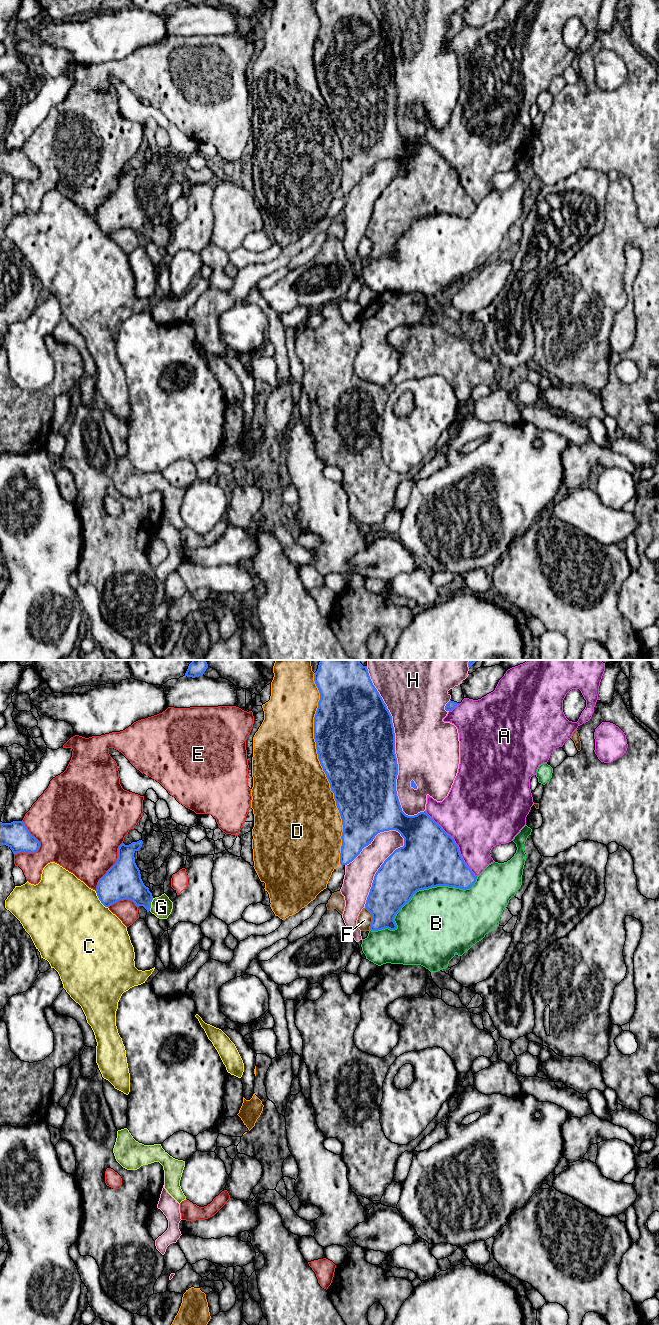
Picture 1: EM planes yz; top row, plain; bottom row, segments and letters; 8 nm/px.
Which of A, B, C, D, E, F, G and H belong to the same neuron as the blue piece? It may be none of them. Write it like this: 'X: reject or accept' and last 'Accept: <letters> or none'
A: reject
B: reject
C: reject
D: reject
E: reject
F: reject
G: accept
H: reject
Accept: G

